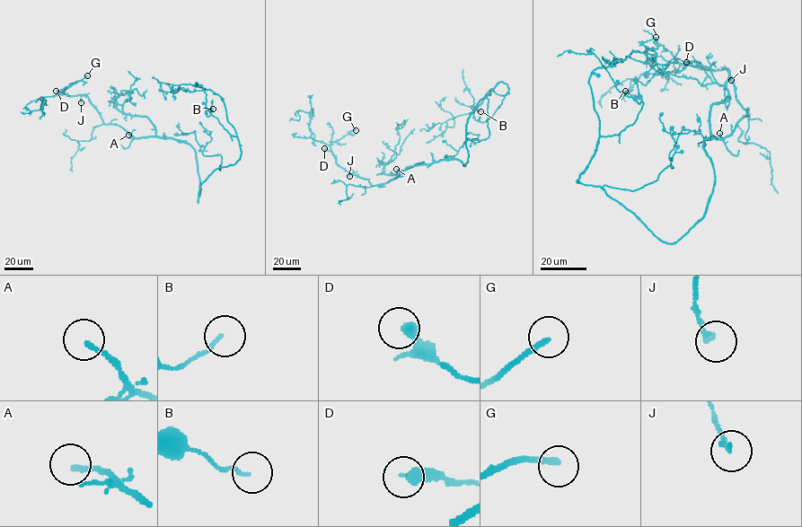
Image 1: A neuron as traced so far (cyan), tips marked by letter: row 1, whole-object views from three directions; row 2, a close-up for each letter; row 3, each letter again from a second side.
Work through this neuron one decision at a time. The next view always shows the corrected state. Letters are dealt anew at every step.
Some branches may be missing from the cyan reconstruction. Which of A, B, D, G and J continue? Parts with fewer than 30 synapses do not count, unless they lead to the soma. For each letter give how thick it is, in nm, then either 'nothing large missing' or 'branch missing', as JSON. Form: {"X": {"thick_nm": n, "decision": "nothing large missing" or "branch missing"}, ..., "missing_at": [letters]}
{"A": {"thick_nm": 200, "decision": "nothing large missing"}, "B": {"thick_nm": 100, "decision": "nothing large missing"}, "D": {"thick_nm": 400, "decision": "nothing large missing"}, "G": {"thick_nm": 200, "decision": "nothing large missing"}, "J": {"thick_nm": 160, "decision": "nothing large missing"}, "missing_at": []}

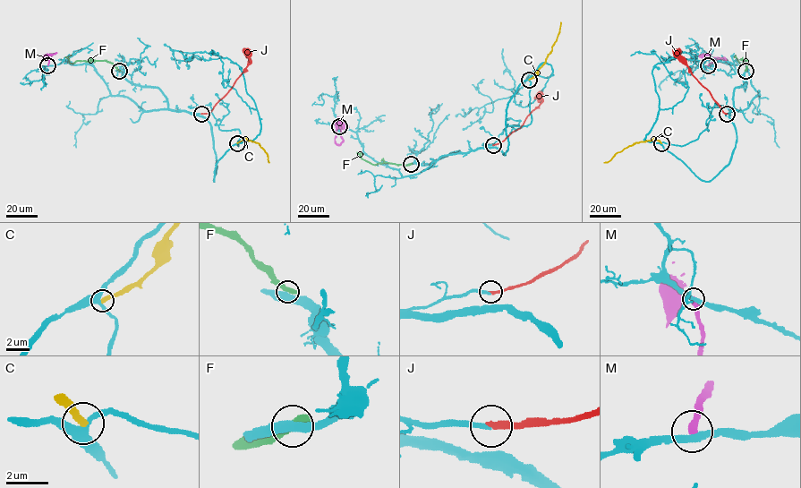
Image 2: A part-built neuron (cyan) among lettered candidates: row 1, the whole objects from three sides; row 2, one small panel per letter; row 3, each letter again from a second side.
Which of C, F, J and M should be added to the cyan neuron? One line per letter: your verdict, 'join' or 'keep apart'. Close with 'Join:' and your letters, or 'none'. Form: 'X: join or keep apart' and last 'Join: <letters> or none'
C: keep apart
F: keep apart
J: join
M: keep apart
Join: J

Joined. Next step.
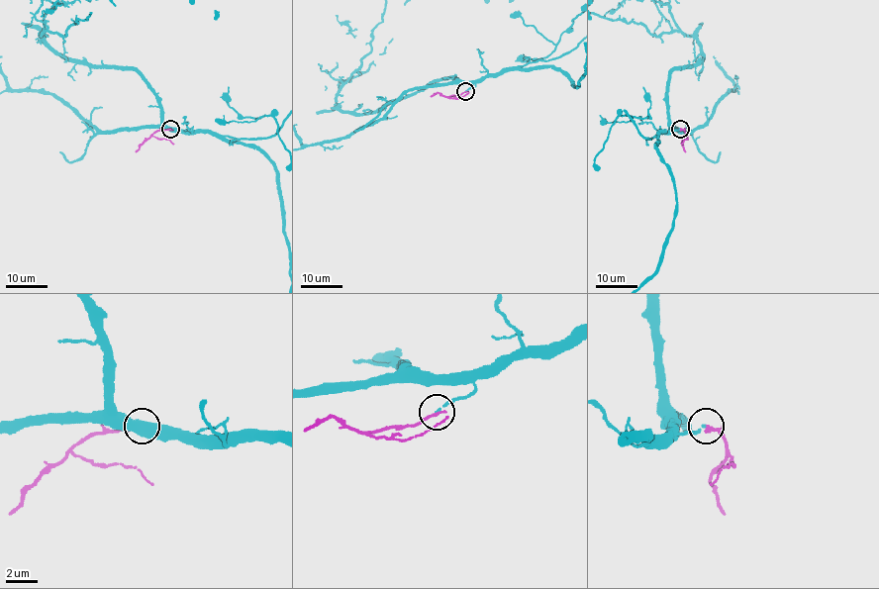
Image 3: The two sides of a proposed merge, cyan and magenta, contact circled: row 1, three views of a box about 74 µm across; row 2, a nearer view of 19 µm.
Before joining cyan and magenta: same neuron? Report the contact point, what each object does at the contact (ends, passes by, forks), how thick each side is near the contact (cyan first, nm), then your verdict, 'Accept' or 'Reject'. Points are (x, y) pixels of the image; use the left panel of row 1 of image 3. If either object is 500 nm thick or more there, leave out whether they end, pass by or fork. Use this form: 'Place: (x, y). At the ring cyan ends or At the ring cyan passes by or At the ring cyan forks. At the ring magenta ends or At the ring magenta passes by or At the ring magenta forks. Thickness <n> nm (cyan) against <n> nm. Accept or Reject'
Place: (170, 129). At the ring cyan ends. At the ring magenta ends. Thickness 150 nm (cyan) against 240 nm. Accept

